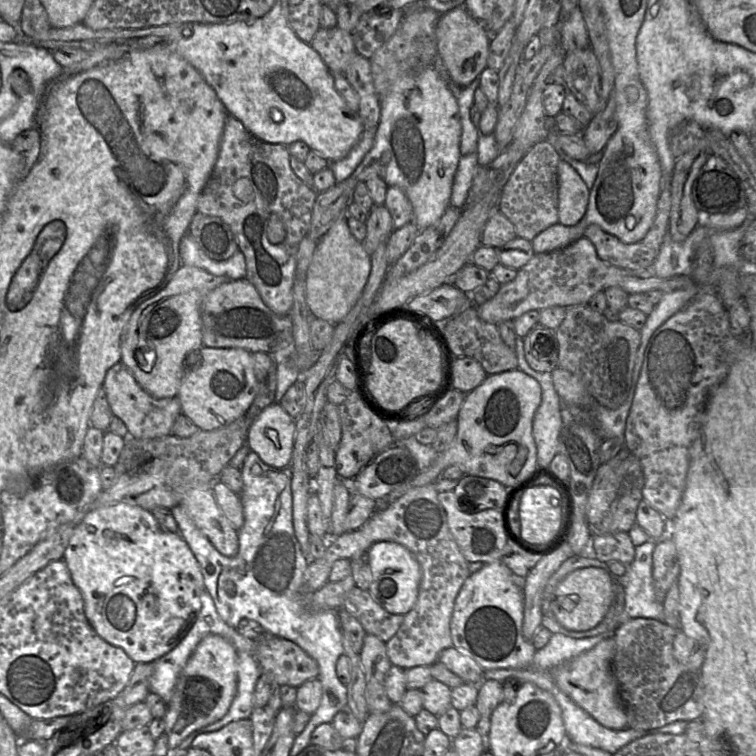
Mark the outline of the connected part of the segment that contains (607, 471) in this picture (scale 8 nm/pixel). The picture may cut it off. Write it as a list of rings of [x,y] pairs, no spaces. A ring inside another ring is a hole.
[[[623,447],[612,459],[601,463],[590,489],[586,516],[591,536],[615,532],[629,532],[636,524],[636,512],[643,500],[642,489],[644,474],[641,464],[626,447]]]

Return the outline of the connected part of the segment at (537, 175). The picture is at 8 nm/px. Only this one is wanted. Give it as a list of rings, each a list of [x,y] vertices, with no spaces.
[[[547,140],[532,146],[502,188],[499,210],[515,226],[518,237],[532,241],[540,232],[559,222],[558,163],[560,156]]]

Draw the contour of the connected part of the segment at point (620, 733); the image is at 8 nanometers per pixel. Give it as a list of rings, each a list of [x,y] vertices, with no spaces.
[[[536,672],[536,680],[528,679],[528,678],[520,678],[520,677],[513,677],[513,676],[506,676],[503,680],[496,680],[500,683],[504,683],[508,679],[514,679],[520,684],[531,682],[536,686],[550,692],[555,700],[557,701],[558,705],[560,706],[562,719],[566,731],[566,739],[572,743],[585,745],[597,749],[601,749],[603,751],[609,752],[610,754],[615,754],[625,745],[631,743],[632,741],[639,739],[641,737],[655,734],[655,733],[663,733],[663,734],[672,734],[678,735],[685,732],[685,729],[688,725],[687,721],[678,720],[672,723],[669,723],[663,727],[650,729],[650,730],[634,730],[630,728],[626,728],[623,730],[613,730],[603,725],[599,724],[591,715],[589,715],[584,709],[574,703],[572,700],[566,699],[562,691],[558,692],[558,690],[547,680],[546,675],[541,672]]]

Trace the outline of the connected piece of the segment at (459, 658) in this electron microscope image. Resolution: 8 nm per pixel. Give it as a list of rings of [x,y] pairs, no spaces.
[[[456,648],[443,650],[438,658],[448,670],[459,676],[466,684],[480,686],[484,681],[484,670],[471,657],[460,653]]]

